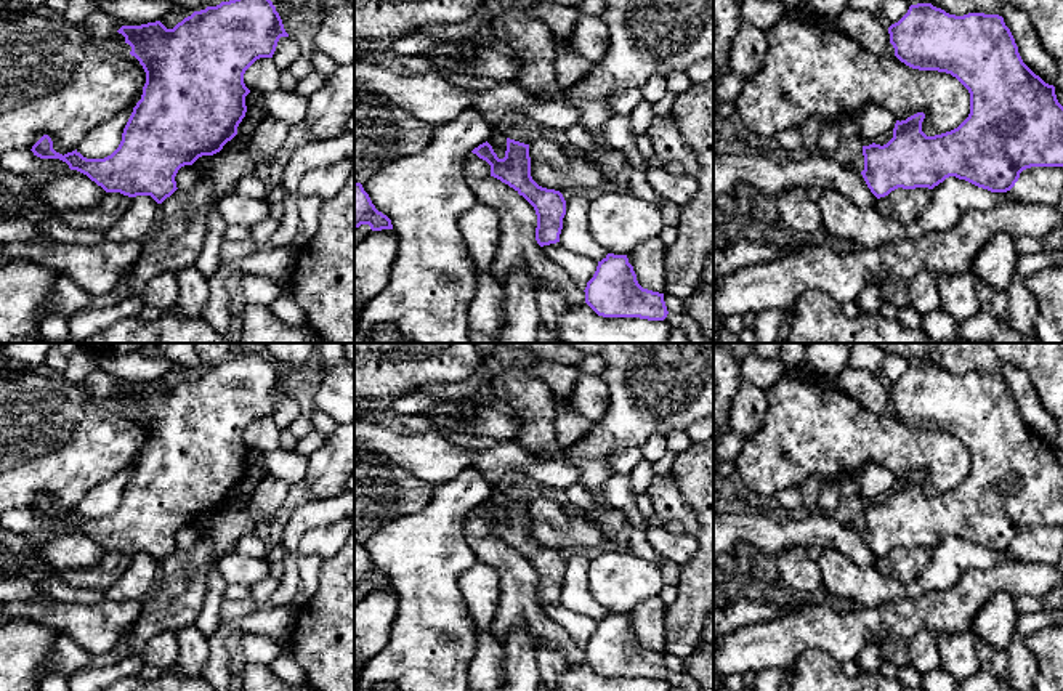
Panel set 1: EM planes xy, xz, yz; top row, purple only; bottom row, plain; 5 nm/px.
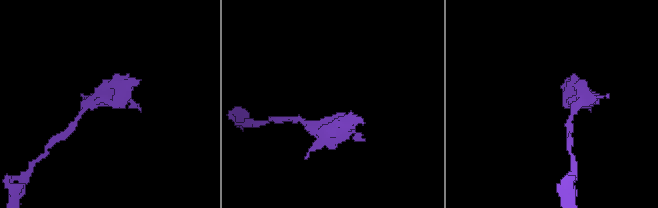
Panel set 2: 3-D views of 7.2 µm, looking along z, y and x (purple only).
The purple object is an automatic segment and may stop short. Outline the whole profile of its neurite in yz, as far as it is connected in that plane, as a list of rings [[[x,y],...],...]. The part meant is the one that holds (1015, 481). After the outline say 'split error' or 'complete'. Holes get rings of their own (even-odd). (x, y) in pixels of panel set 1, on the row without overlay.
[[[917,362],[888,386],[888,393],[895,415],[906,425],[956,436],[970,452],[970,473],[957,487],[927,495],[922,491],[925,473],[917,471],[906,479],[896,479],[893,497],[887,503],[863,505],[861,534],[877,558],[898,547],[933,548],[949,535],[991,552],[1007,552],[1026,527],[1063,526],[1063,465],[1057,459],[1055,446],[1023,422],[1002,375],[956,375],[932,362]]]; complete

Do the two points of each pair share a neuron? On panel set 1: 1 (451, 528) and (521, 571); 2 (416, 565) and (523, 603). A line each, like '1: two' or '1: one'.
1: two
2: two

